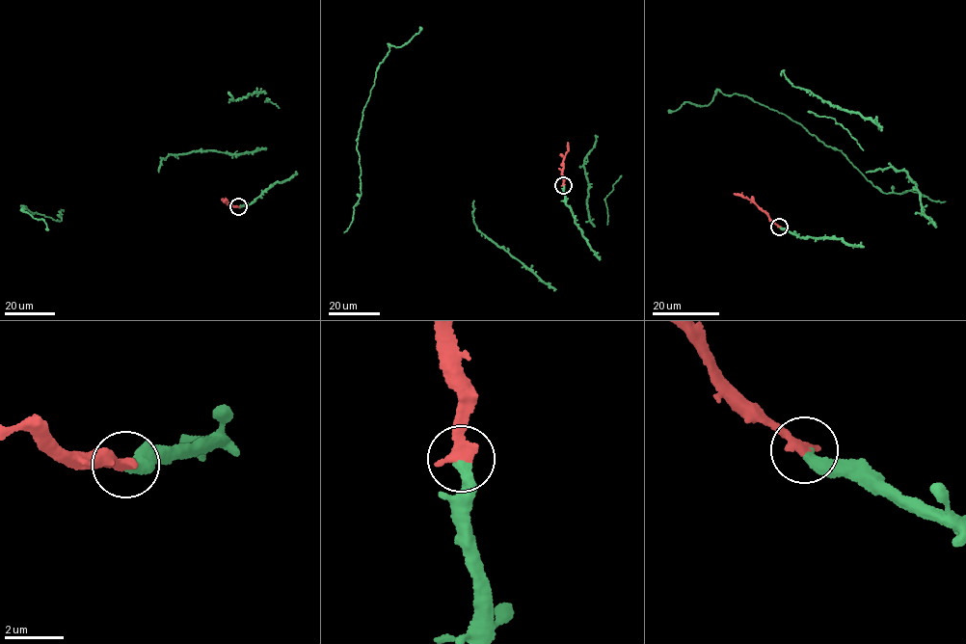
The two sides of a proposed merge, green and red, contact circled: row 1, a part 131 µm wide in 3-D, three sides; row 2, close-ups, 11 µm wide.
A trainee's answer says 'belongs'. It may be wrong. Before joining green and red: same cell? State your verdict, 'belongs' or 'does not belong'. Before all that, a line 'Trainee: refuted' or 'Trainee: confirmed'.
Trainee: confirmed
belongs

